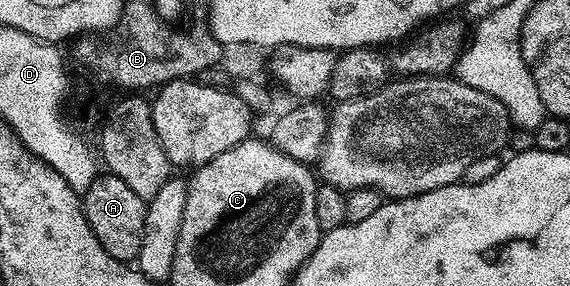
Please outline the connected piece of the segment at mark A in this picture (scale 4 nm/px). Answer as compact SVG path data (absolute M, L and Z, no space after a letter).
M111 173L97 174L96 179L82 193L82 202L86 221L90 221L90 229L94 229L94 237L118 261L131 264L140 258L142 233L146 225L146 200L138 197L126 181Z

